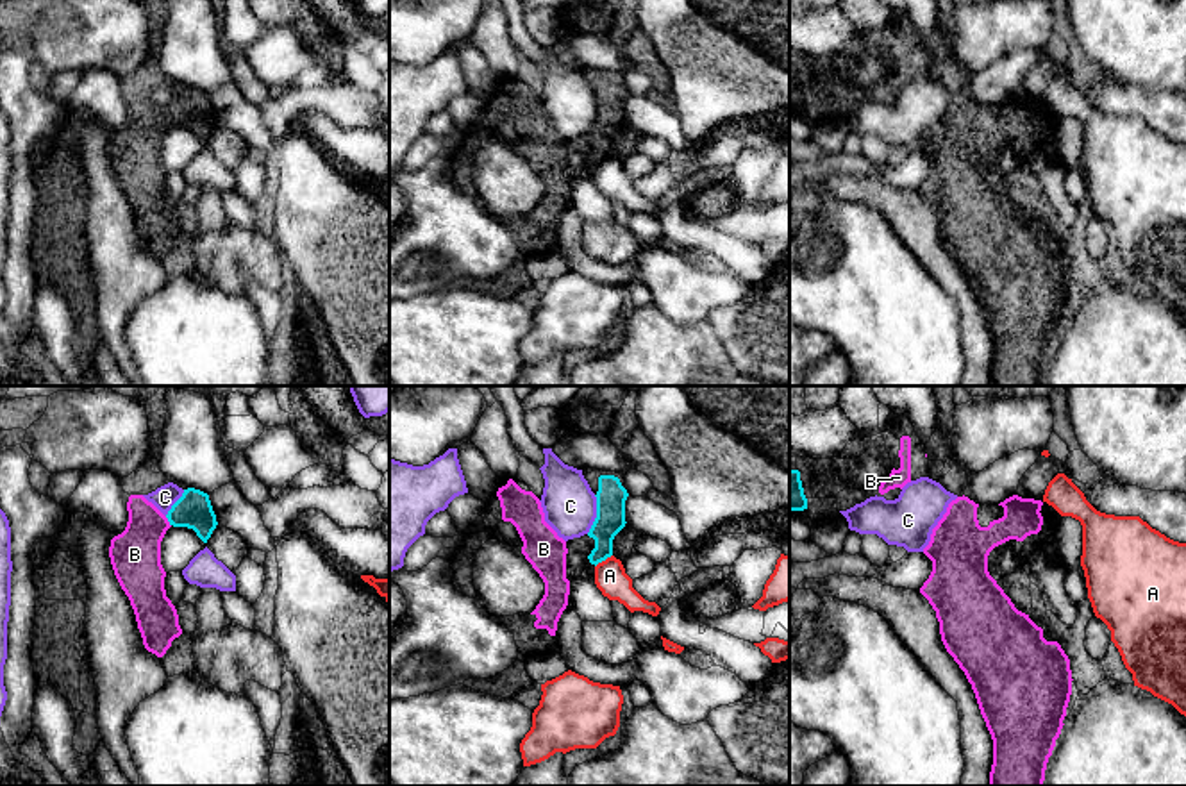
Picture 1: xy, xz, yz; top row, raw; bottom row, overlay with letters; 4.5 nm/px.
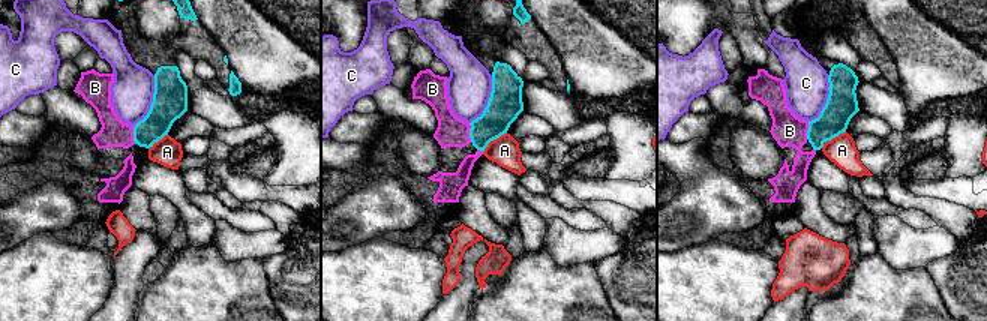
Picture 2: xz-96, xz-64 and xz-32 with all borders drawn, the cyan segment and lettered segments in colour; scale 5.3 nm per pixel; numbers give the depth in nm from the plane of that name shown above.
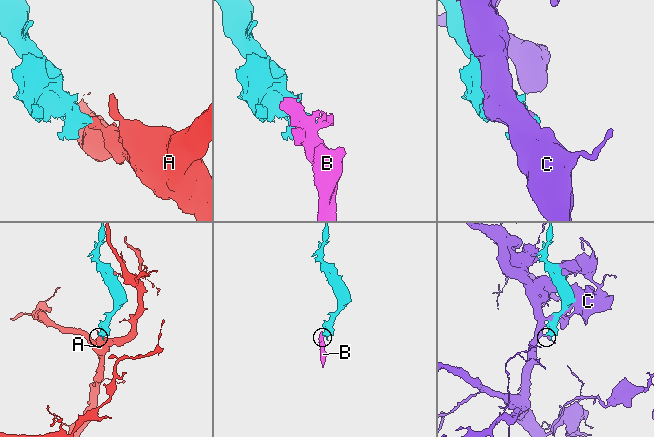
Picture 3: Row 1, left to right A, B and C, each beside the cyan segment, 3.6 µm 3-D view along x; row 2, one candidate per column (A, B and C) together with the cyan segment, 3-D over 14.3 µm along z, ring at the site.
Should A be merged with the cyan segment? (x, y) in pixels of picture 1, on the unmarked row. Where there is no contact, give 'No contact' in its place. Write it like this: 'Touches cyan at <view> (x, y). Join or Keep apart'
Touches cyan at xz (602, 159). Keep apart

